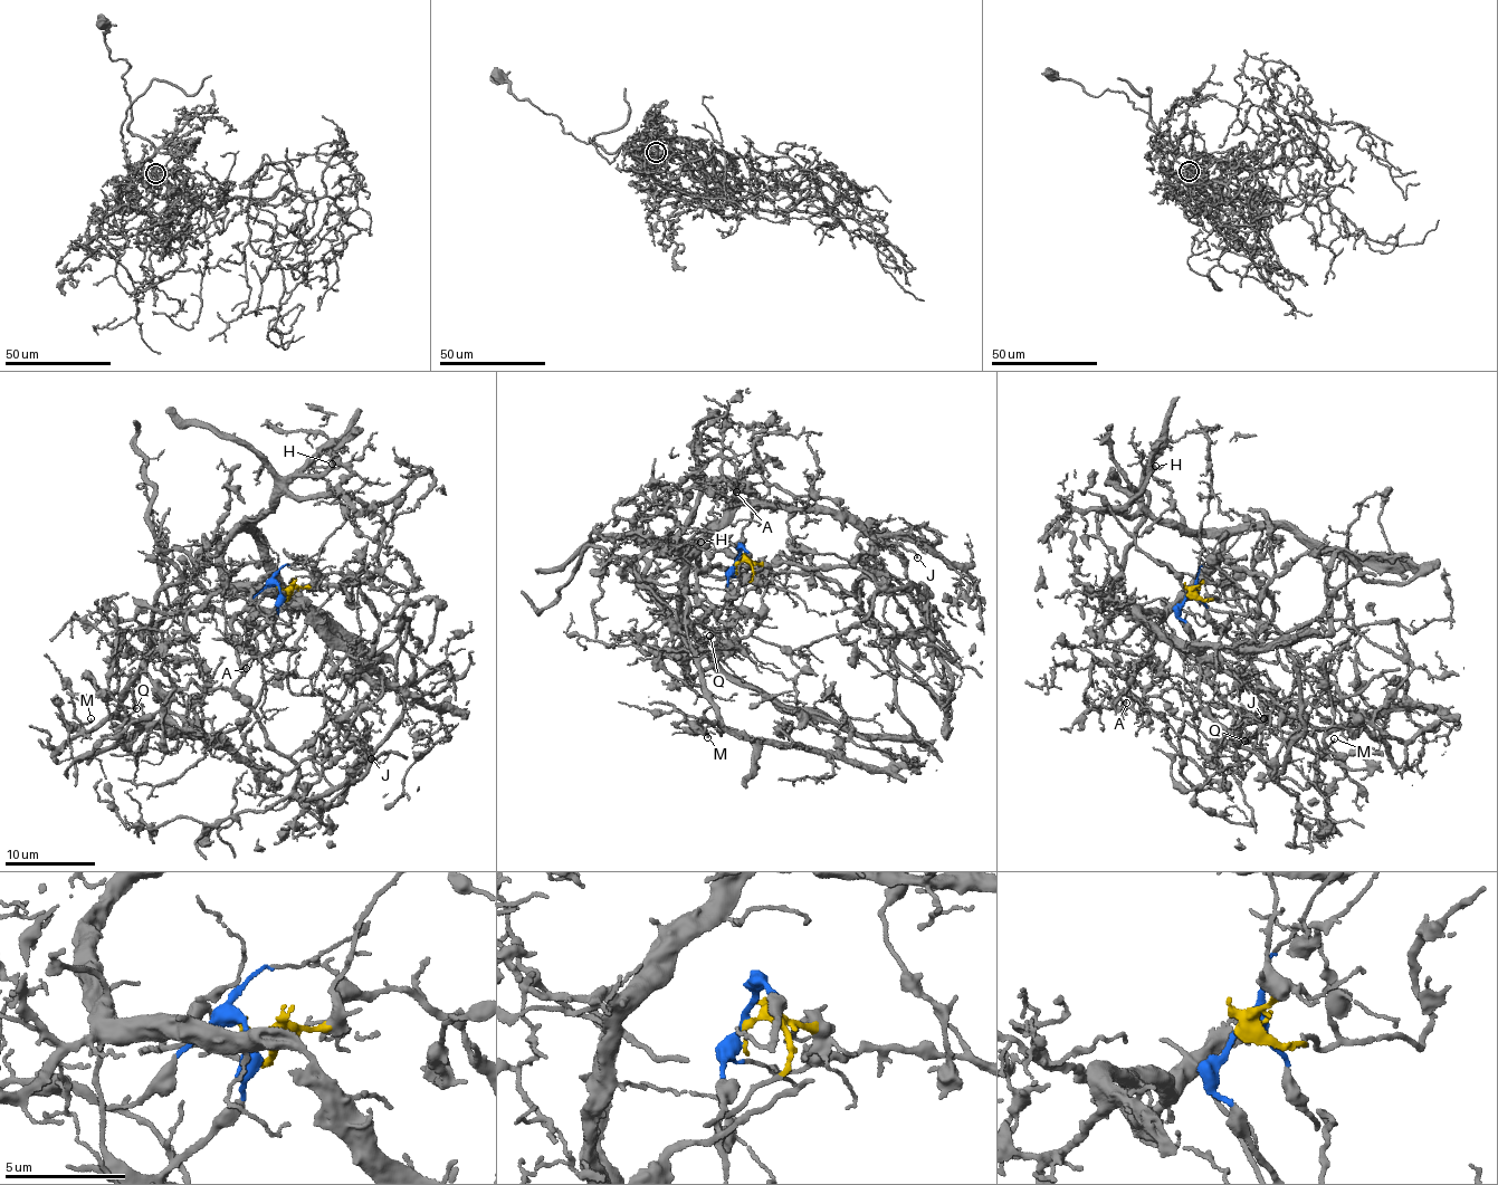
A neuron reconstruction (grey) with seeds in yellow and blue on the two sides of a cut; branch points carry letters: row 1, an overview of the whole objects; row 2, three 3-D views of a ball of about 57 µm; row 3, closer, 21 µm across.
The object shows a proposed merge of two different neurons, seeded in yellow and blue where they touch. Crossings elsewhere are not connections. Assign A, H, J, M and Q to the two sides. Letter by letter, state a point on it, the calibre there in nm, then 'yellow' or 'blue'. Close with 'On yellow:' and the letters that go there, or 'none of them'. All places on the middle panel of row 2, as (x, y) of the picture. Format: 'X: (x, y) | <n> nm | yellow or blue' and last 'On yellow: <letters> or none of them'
A: (736, 491) | 150 nm | blue
H: (700, 542) | 150 nm | blue
J: (917, 557) | 150 nm | blue
M: (707, 737) | 120 nm | yellow
Q: (709, 636) | 60 nm | yellow
On yellow: M, Q

